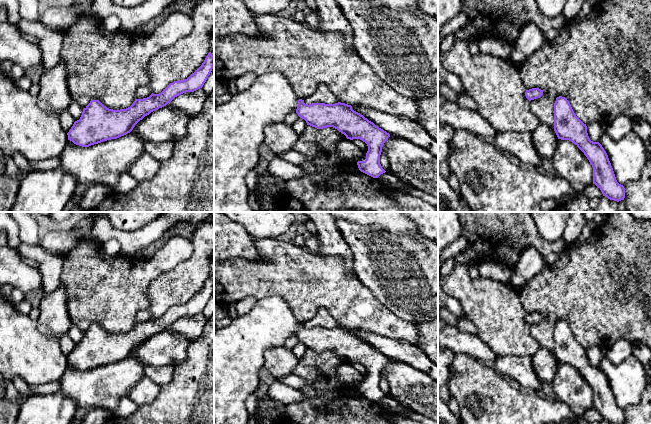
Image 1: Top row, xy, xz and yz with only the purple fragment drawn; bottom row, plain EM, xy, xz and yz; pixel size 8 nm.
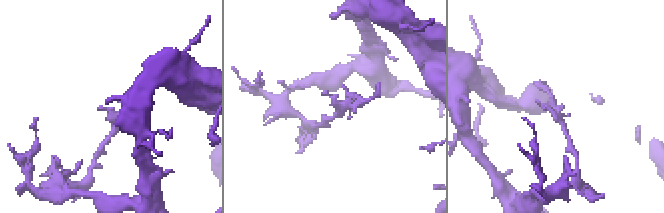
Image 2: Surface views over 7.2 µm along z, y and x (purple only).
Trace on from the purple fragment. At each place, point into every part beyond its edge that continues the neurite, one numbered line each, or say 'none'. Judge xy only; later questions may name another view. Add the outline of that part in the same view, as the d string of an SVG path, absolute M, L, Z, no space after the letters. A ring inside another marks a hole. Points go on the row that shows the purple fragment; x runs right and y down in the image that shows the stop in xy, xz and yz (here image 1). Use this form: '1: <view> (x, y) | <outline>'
none

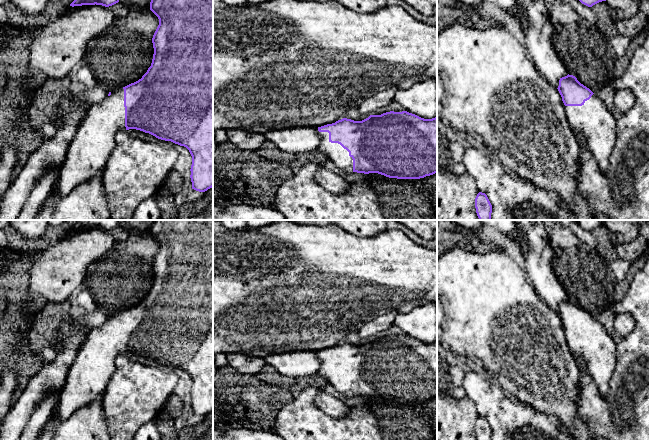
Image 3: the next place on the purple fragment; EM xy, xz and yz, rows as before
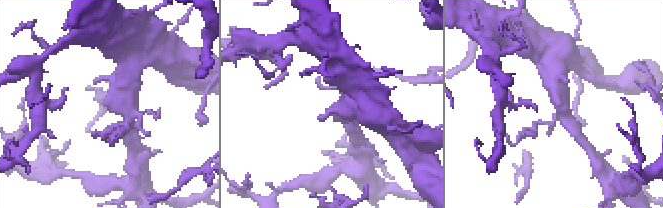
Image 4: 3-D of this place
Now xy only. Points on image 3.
1: xy (89, 151) | M123 88L94 103L79 122L60 167L55 192L66 196L78 185L103 177L115 135L121 130L126 130Z

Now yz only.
1: yz (593, 122) | M595 94L582 106L565 106L564 110L577 139L586 142L598 170L606 173L615 144L617 118Z

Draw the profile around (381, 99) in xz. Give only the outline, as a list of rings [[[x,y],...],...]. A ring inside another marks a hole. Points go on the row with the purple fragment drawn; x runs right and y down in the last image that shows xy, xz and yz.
[[[389,88],[374,94],[359,105],[359,112],[362,115],[373,115],[376,110],[392,103],[397,91],[396,88]]]

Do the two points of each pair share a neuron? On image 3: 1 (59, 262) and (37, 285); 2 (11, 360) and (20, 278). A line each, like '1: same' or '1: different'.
1: same
2: same

